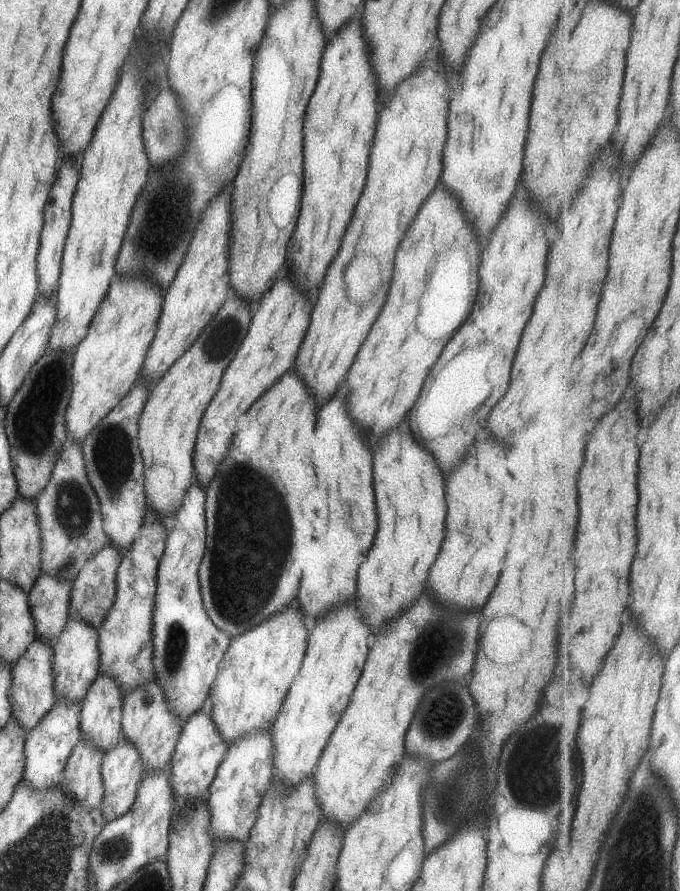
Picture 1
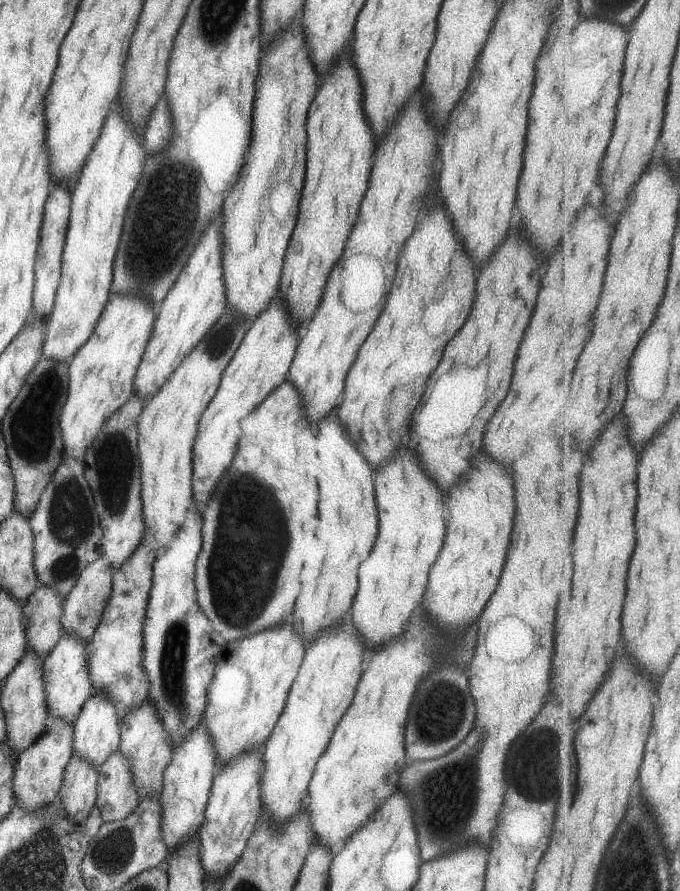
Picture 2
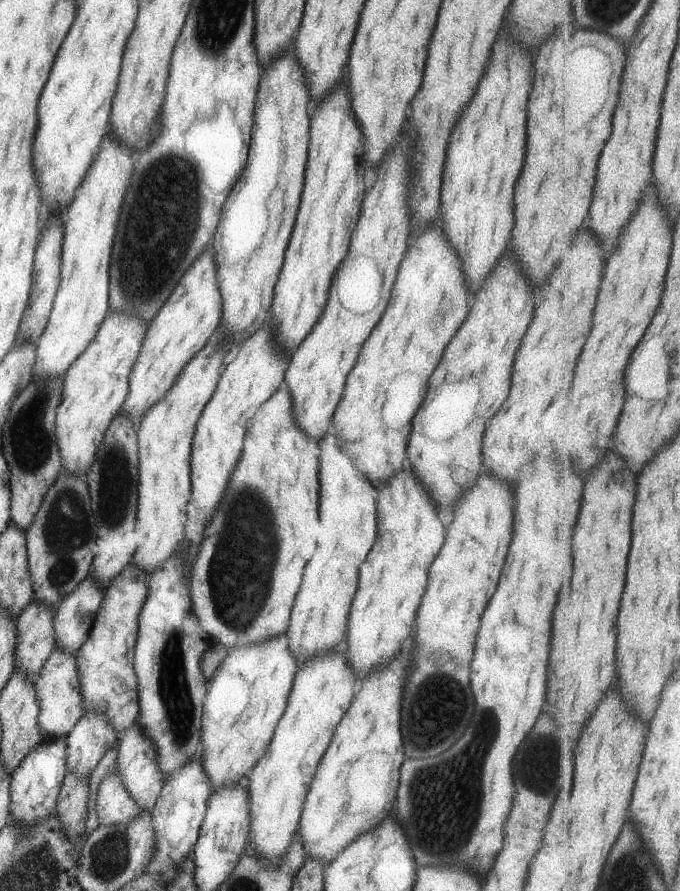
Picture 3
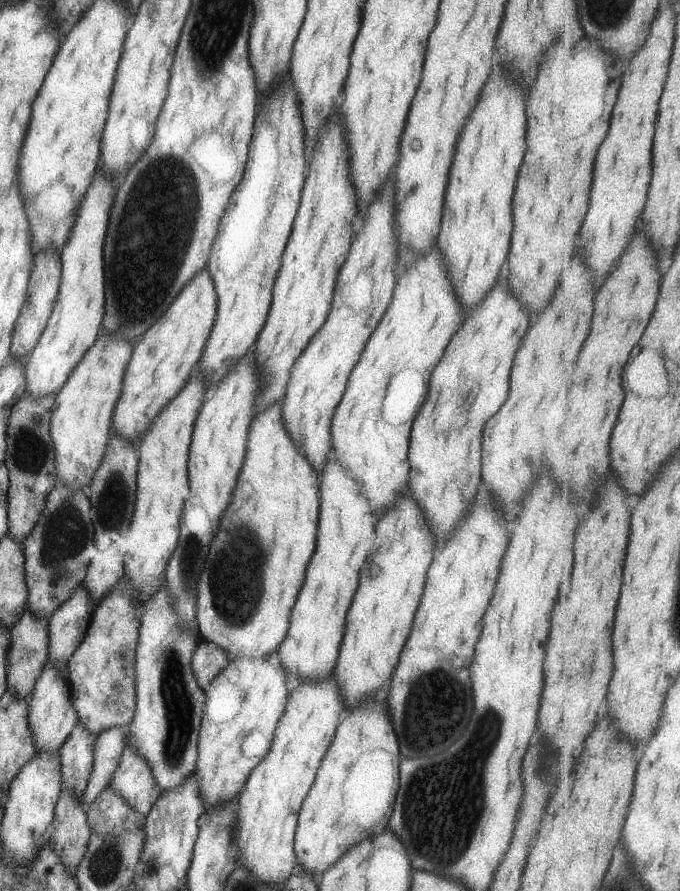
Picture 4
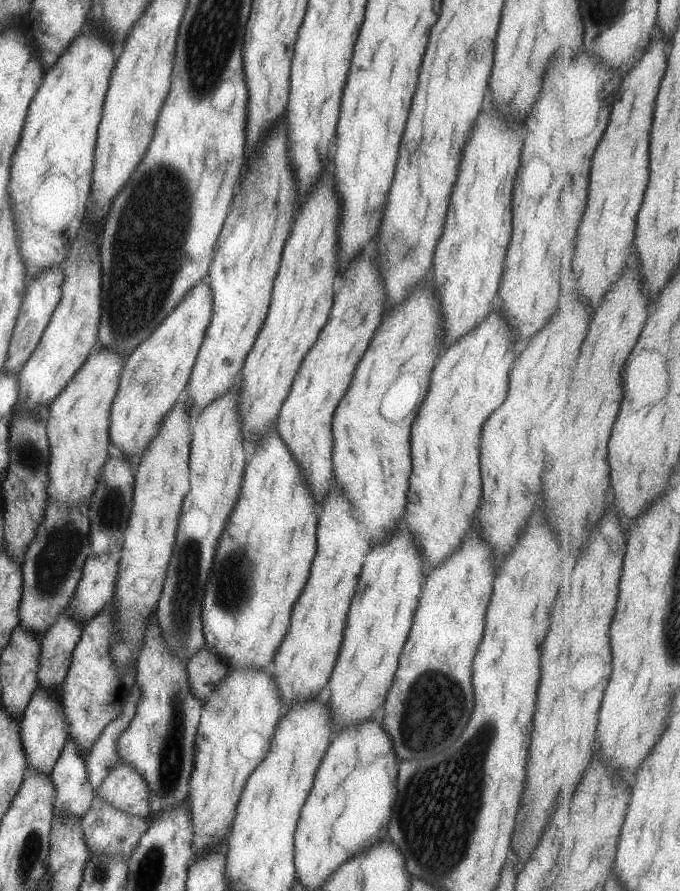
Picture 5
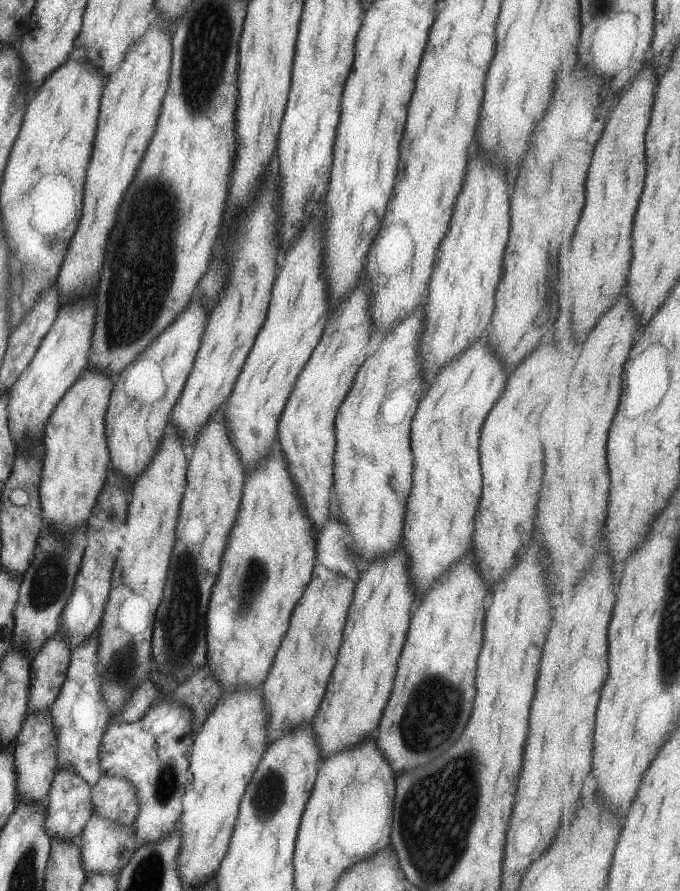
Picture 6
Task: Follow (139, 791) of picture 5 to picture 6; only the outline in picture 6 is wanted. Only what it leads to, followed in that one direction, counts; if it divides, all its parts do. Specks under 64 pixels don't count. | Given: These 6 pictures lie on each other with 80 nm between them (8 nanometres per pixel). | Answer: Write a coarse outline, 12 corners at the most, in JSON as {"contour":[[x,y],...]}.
{"contour":[[121,777],[90,788],[92,814],[131,827],[138,800]]}

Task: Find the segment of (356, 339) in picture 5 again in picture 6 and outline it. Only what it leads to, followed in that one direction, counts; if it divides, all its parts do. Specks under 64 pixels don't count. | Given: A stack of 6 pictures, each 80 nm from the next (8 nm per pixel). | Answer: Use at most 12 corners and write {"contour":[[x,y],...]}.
{"contour":[[359,284],[295,379],[276,442],[315,530],[327,522],[334,418],[366,358]]}

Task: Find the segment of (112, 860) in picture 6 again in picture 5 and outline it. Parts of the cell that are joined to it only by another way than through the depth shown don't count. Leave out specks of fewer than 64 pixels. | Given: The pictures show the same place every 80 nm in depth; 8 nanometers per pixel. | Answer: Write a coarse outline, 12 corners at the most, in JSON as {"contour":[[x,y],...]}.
{"contour":[[93,796],[80,820],[88,851],[131,856],[145,820]]}

